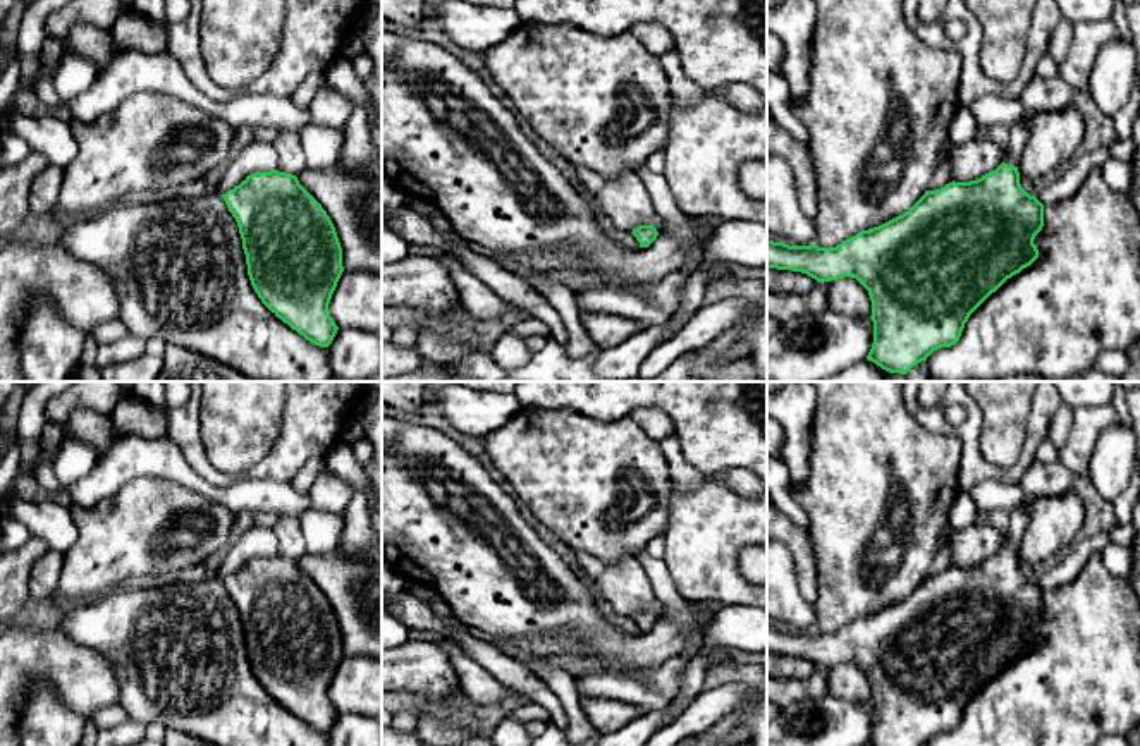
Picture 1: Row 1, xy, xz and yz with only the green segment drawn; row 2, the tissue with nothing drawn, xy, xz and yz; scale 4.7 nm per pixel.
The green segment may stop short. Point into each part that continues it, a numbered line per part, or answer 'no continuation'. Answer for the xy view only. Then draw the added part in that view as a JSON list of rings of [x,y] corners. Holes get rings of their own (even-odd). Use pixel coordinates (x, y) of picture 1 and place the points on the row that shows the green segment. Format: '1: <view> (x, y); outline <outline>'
no continuation

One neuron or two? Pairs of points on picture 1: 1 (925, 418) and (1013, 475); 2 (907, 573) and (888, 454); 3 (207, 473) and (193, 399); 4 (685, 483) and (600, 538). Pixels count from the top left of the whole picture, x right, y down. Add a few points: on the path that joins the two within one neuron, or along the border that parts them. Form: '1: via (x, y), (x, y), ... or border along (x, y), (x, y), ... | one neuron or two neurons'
1: via (950, 430), (970, 444), (970, 454), (989, 471) | one neuron
2: via (896, 544), (893, 538), (893, 483) | one neuron
3: via (195, 454), (190, 442), (190, 418) | one neuron
4: border along (659, 447), (673, 485) | two neurons

